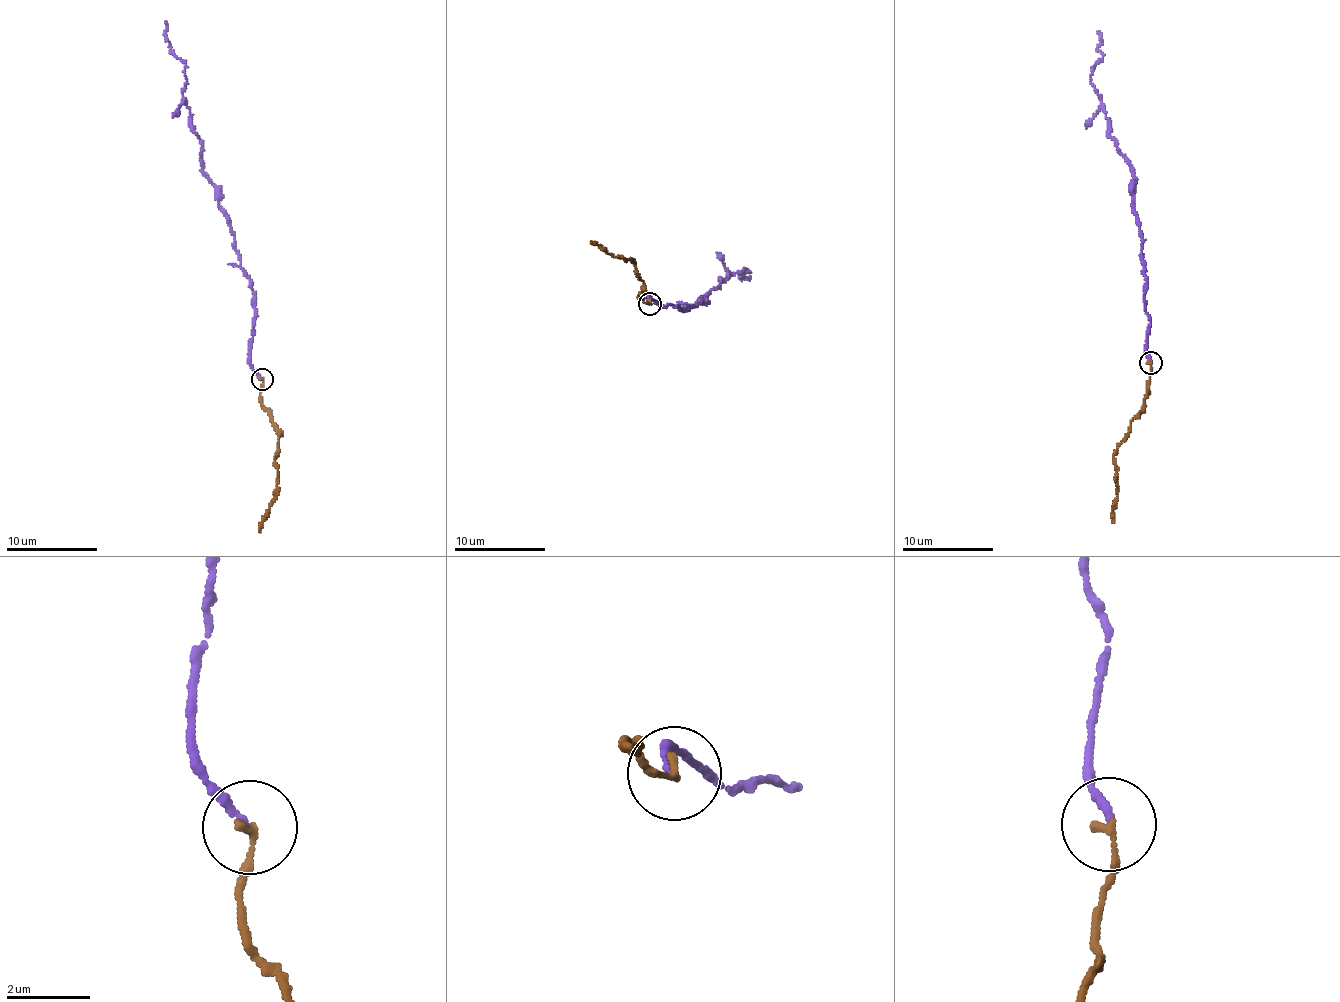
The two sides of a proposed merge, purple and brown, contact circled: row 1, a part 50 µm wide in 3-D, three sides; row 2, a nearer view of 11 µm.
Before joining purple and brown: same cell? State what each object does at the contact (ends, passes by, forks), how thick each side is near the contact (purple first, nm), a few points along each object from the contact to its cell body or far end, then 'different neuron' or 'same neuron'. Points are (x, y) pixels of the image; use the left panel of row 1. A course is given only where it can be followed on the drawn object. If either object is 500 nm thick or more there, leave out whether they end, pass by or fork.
purple ends | brown ends | 140/180 nm | purple via (263, 380), (251, 368), (256, 292), (219, 189), (202, 170), (183, 96), (186, 65), (165, 39), (165, 21) | brown via (263, 380), (260, 399), (278, 431), (278, 439), (274, 461), (277, 469), (276, 499), (259, 531) | same neuron

